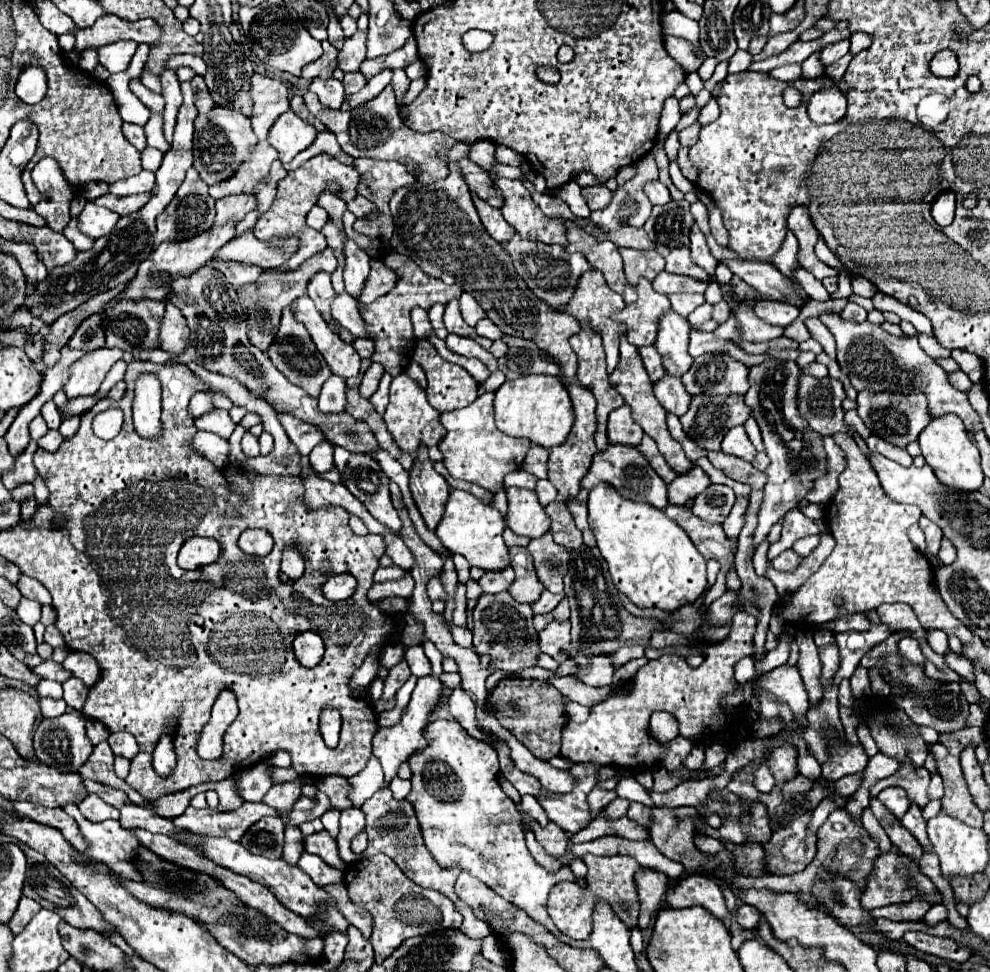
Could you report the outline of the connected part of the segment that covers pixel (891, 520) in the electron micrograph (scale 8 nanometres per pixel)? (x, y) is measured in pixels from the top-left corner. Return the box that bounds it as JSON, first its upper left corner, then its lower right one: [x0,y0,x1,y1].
[776,432,972,644]

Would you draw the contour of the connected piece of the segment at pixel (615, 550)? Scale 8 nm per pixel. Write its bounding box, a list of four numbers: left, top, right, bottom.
[588,484,708,612]

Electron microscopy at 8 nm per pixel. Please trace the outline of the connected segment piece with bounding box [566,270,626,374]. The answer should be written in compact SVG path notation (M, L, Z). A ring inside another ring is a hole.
M590 270L590 272L586 272L586 274L580 278L578 288L576 288L576 292L574 292L574 296L572 296L572 300L570 300L568 308L566 308L568 314L572 314L572 316L582 324L582 328L588 328L588 330L592 330L594 334L598 334L598 336L602 338L602 344L604 344L604 350L606 350L608 374L614 372L614 368L616 368L616 364L618 364L618 360L620 360L620 354L618 354L618 338L626 332L626 326L620 324L620 322L614 322L614 320L610 318L610 314L620 312L624 306L626 306L626 304L624 304L624 298L622 298L620 294L616 294L616 292L606 284L602 272Z

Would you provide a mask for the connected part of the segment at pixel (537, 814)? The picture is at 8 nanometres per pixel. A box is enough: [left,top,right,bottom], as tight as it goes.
[522,796,550,826]

